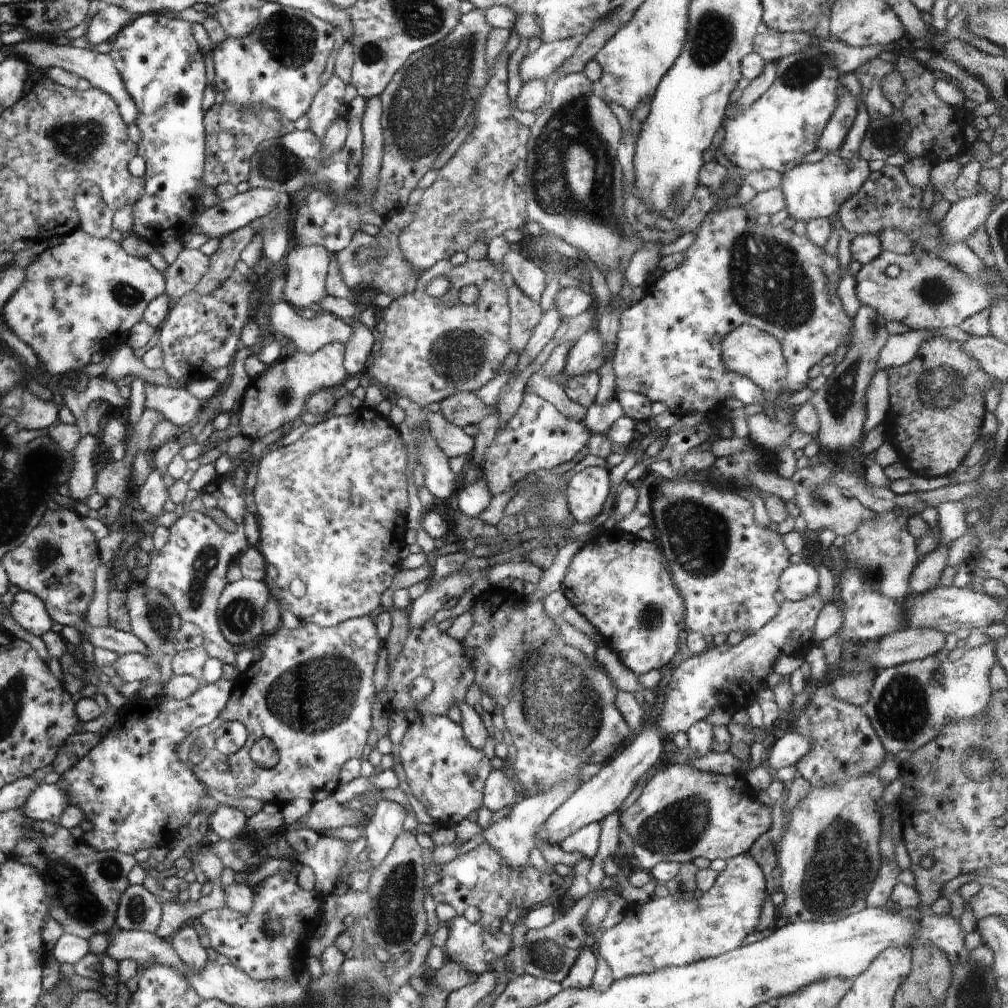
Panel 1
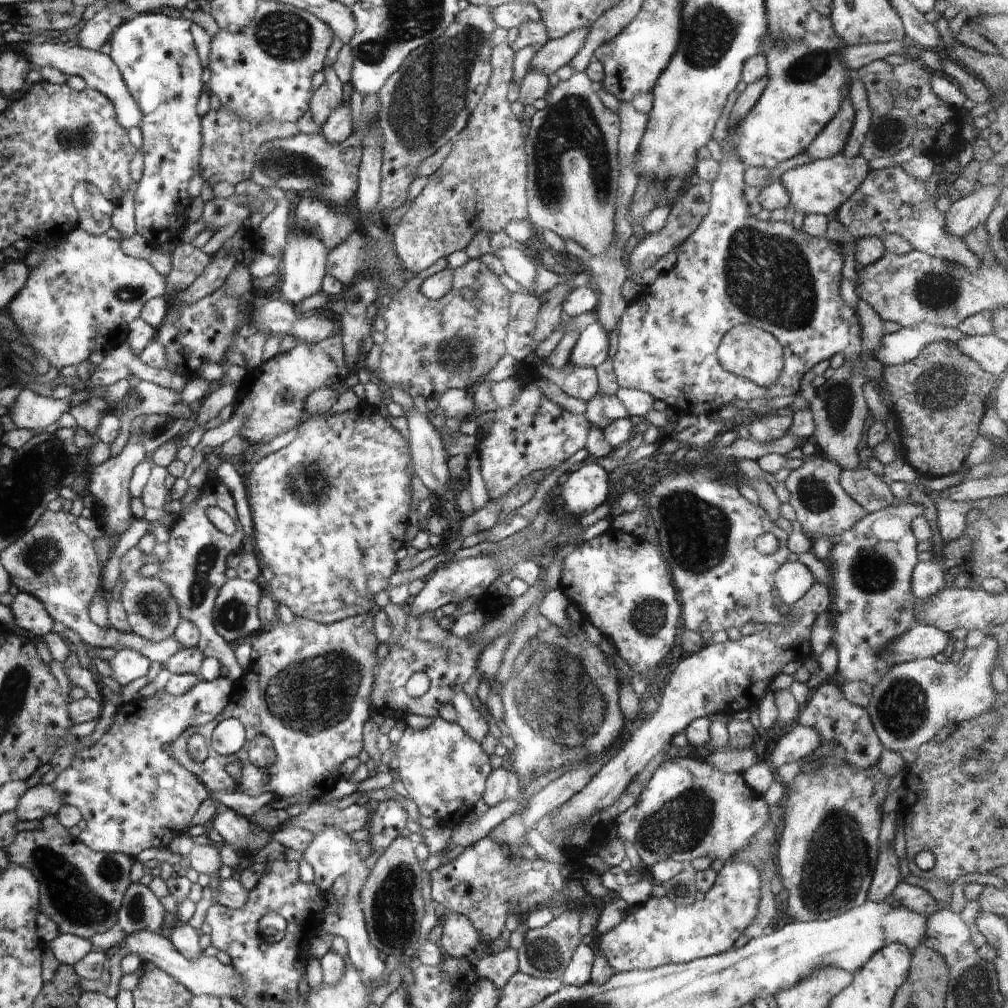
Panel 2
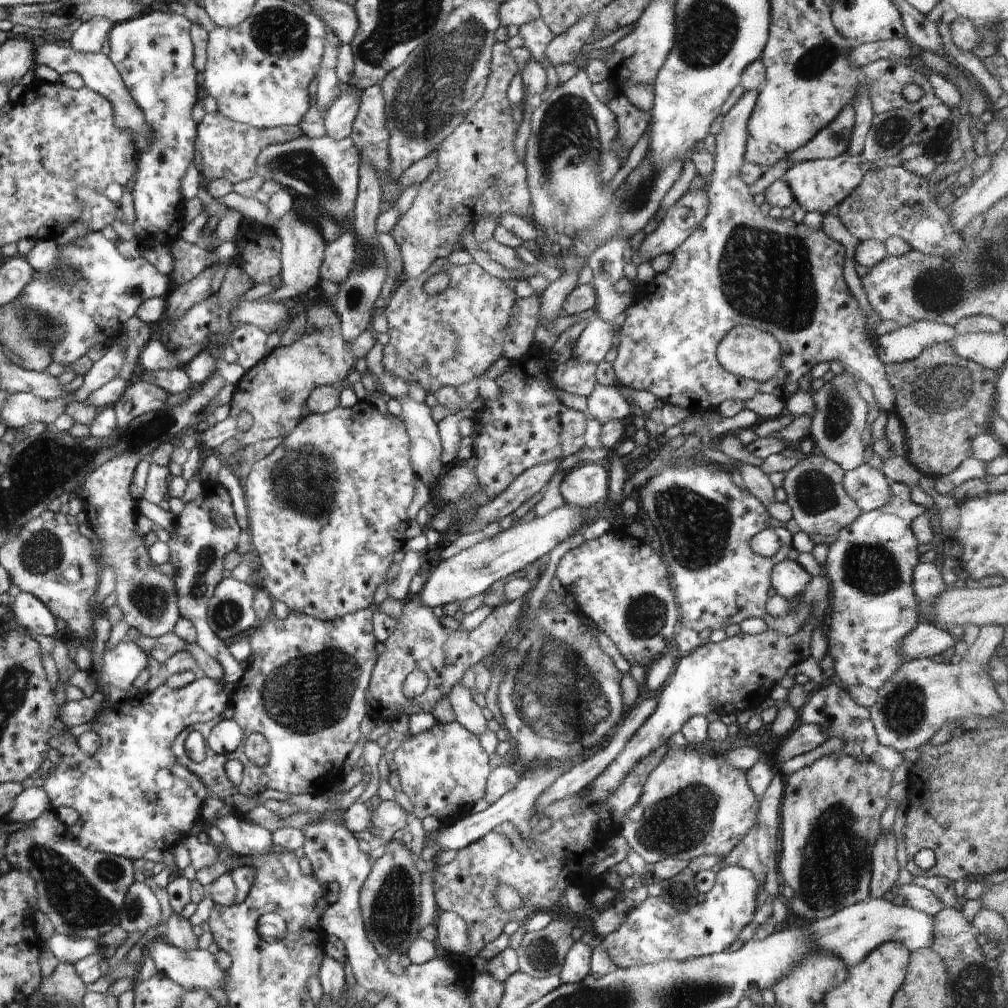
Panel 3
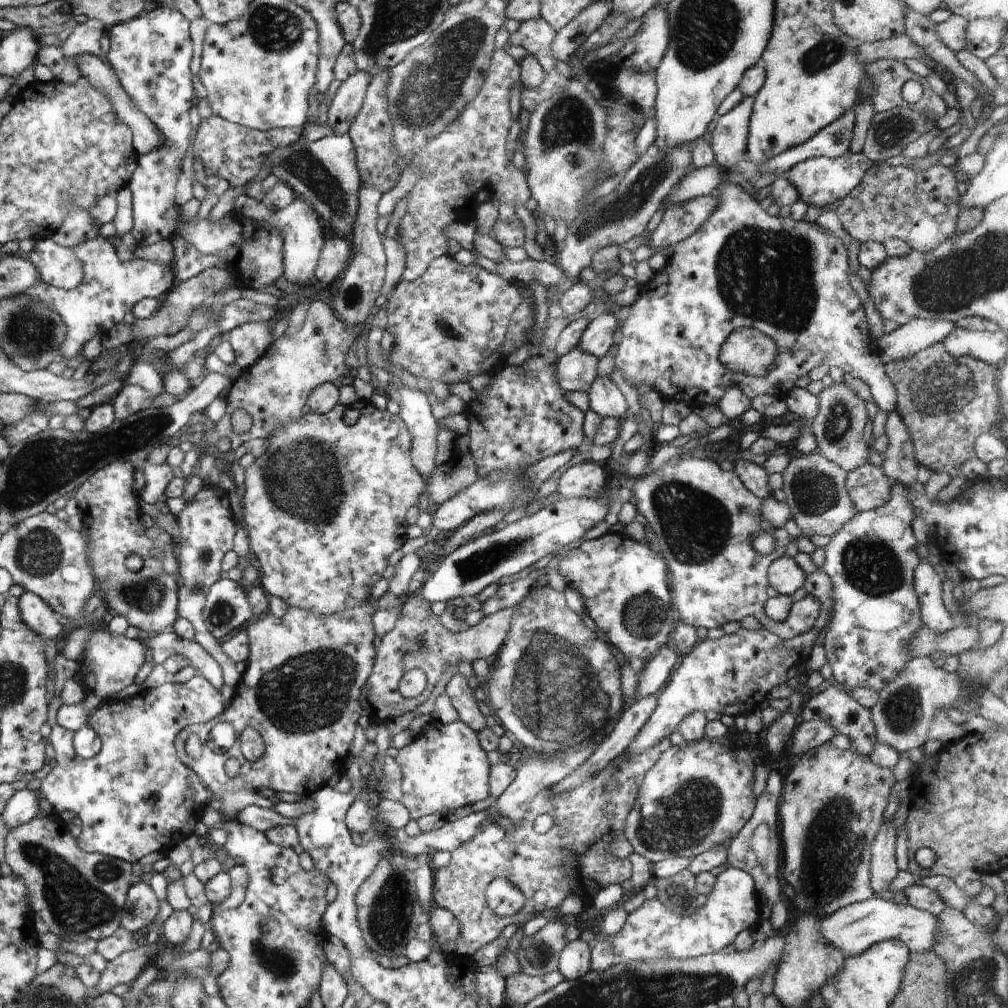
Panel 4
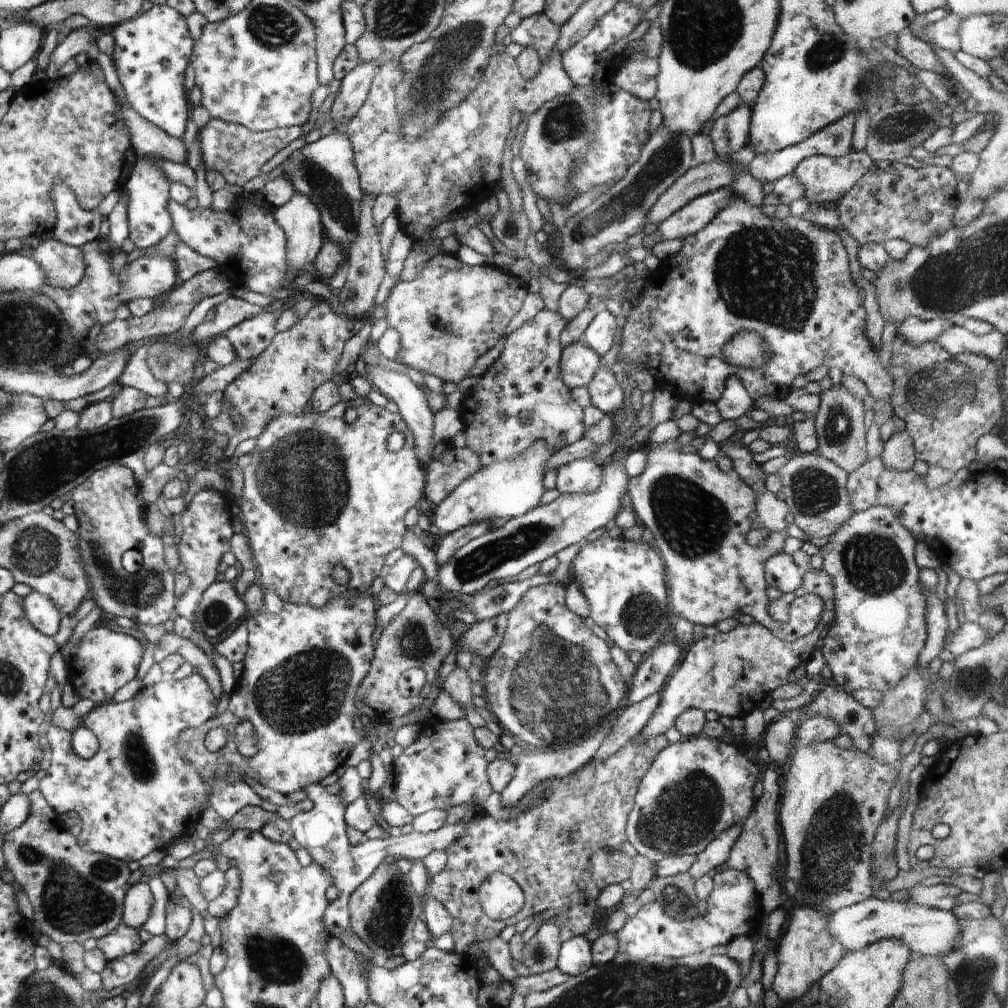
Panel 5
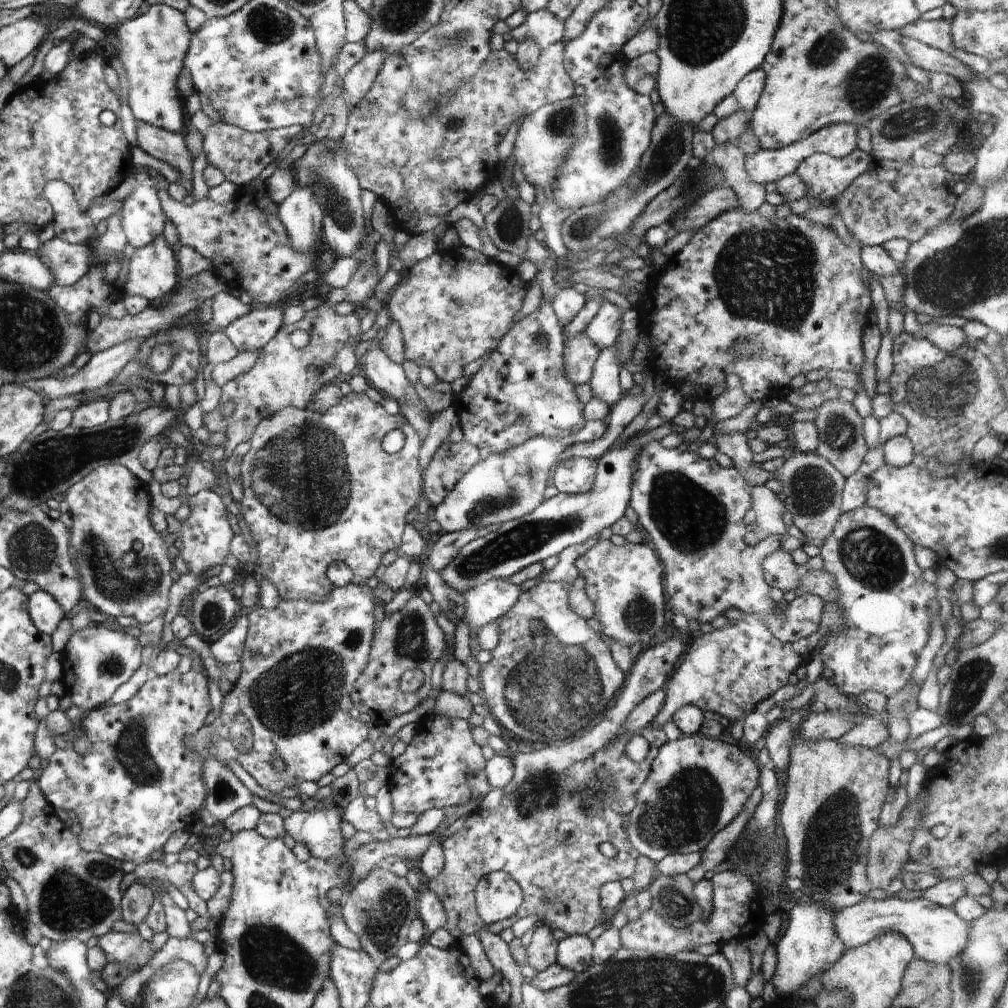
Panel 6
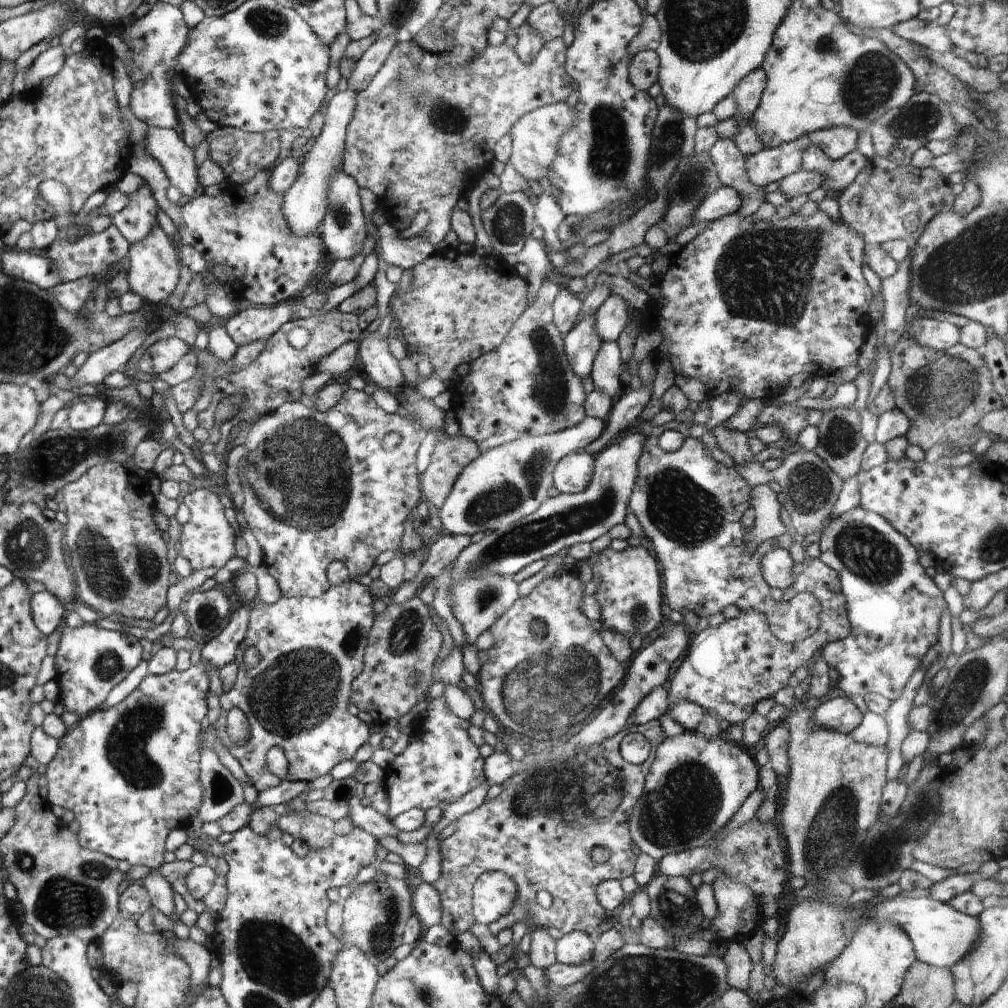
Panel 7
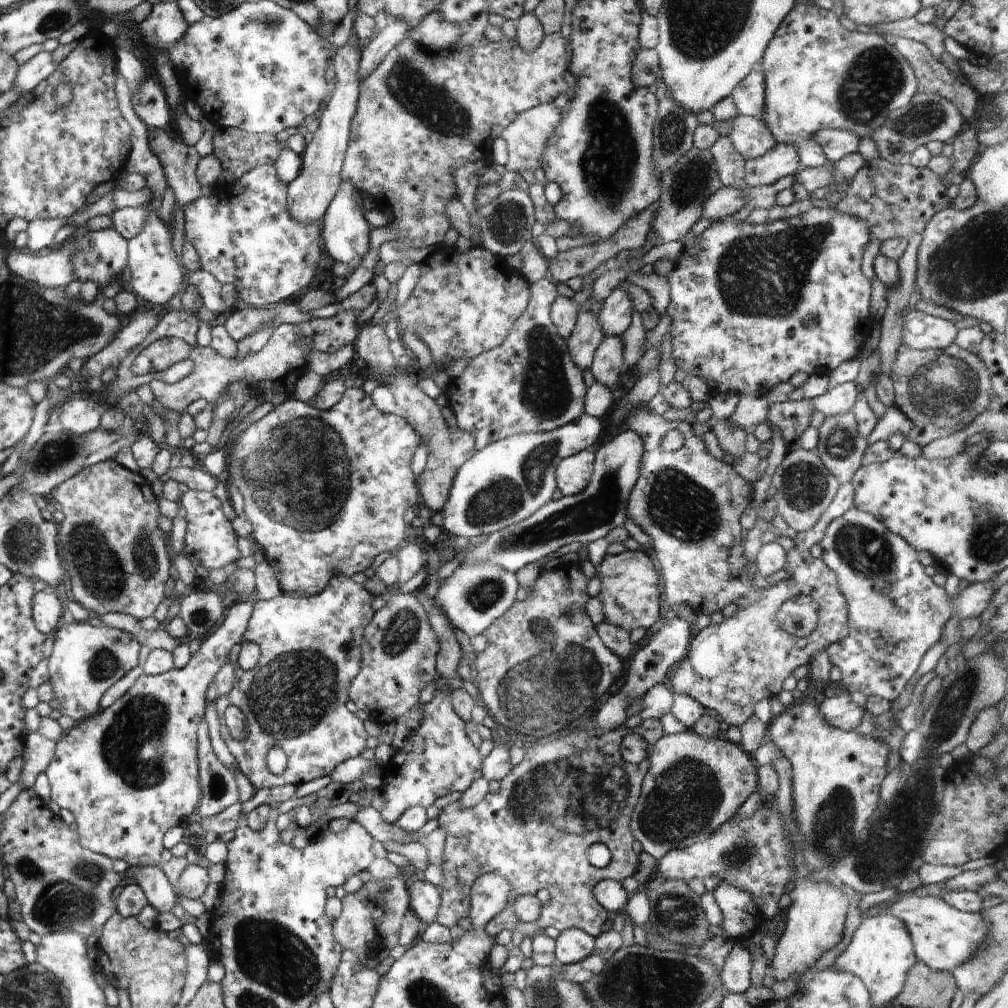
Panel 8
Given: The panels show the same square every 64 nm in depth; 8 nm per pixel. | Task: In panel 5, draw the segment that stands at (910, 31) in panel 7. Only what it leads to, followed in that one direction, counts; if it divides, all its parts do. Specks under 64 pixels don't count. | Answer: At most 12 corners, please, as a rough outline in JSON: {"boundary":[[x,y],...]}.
{"boundary":[[951,12],[926,25],[922,40],[961,50],[961,16]]}

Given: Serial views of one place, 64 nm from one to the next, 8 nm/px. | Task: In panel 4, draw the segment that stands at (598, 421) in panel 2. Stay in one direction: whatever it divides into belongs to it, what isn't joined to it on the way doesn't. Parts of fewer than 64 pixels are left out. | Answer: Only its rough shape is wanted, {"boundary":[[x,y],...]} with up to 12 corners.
{"boundary":[[596,376],[589,408],[624,420],[629,407],[610,376]]}

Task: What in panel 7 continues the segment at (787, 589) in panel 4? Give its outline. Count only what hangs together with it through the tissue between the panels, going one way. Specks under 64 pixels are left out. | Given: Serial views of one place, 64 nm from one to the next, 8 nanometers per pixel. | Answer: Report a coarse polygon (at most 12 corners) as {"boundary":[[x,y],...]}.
{"boundary":[[776,547],[761,559],[770,587],[784,591],[795,579],[788,550]]}

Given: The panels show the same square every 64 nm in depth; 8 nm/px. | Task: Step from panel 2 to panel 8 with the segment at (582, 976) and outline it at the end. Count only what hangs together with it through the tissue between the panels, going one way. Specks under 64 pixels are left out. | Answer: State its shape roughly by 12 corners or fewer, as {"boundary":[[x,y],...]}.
{"boundary":[[580,929],[562,931],[555,941],[560,965],[593,953],[595,938]]}

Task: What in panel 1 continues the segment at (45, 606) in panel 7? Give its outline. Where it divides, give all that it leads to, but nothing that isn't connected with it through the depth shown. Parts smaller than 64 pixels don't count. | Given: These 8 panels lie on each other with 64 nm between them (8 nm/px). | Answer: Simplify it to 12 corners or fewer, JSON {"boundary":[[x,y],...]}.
{"boundary":[[26,591],[14,596],[9,614],[38,637],[54,623],[42,600]]}

